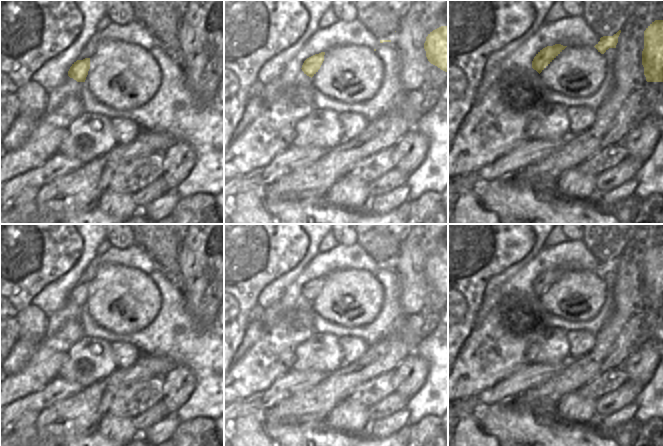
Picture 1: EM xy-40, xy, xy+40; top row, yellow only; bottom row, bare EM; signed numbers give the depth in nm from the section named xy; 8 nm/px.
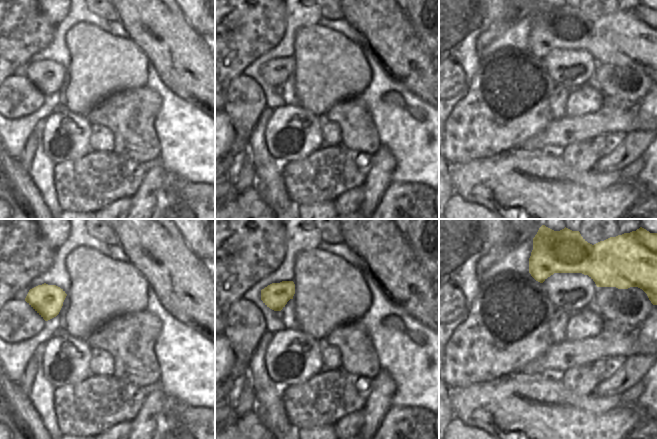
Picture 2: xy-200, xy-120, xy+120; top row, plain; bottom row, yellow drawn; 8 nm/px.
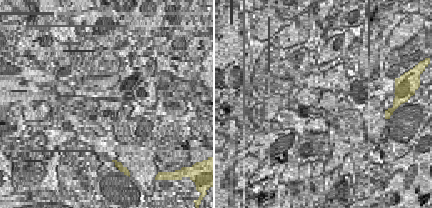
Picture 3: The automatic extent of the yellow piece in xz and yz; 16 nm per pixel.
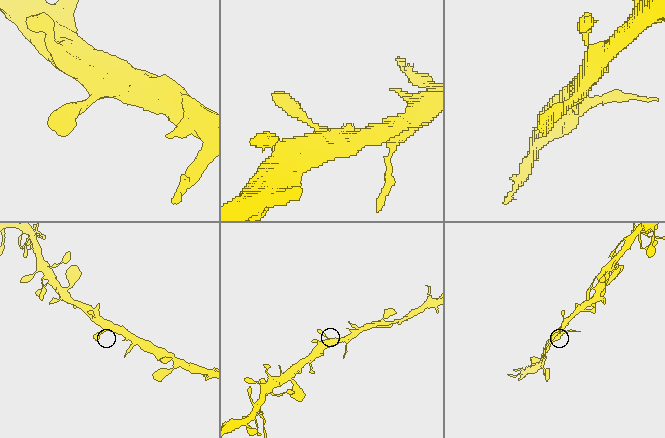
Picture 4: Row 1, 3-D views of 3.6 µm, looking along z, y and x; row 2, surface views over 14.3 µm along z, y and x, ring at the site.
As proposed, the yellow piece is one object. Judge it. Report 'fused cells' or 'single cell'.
single cell

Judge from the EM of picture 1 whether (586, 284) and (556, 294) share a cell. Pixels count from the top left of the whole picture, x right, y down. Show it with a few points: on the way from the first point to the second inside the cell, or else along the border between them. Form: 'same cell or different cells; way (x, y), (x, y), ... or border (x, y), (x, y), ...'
same cell; way (579, 291), (563, 294)

